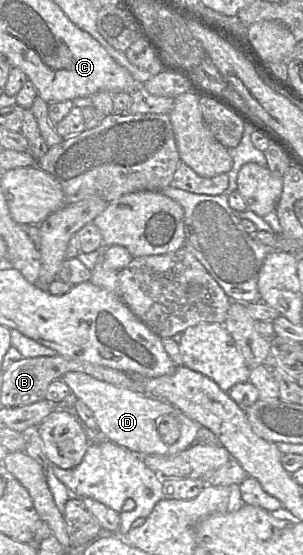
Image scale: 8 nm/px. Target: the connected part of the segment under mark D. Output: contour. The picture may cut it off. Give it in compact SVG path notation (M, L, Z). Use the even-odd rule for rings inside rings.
M68 372L62 376L71 393L82 401L93 413L99 432L105 439L114 442L140 456L172 455L184 451L196 443L197 432L201 425L188 418L173 405L130 389L100 381L81 372ZM162 415L175 417L180 425L180 437L172 445L165 444L158 434L157 418Z

